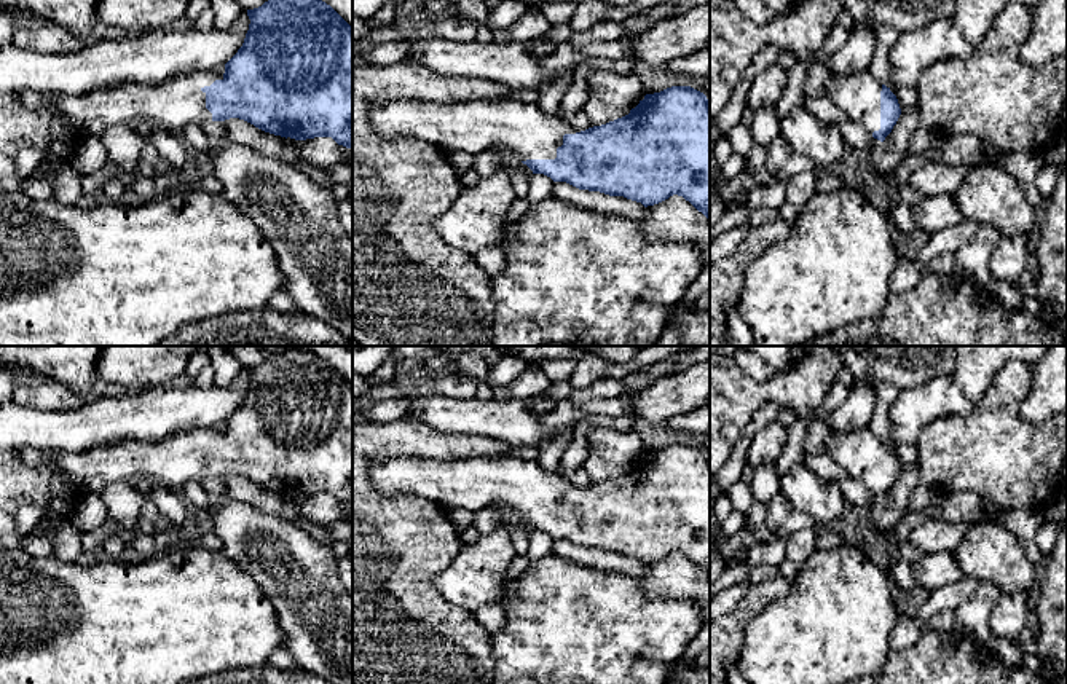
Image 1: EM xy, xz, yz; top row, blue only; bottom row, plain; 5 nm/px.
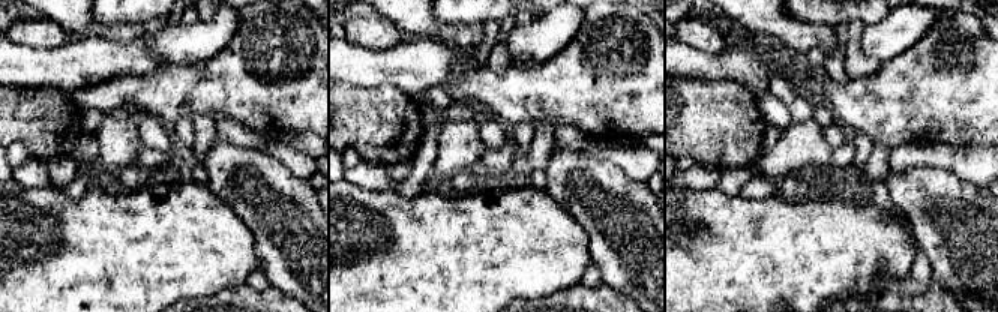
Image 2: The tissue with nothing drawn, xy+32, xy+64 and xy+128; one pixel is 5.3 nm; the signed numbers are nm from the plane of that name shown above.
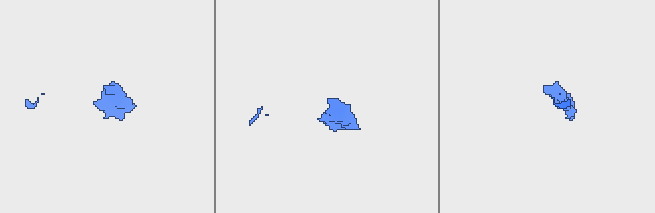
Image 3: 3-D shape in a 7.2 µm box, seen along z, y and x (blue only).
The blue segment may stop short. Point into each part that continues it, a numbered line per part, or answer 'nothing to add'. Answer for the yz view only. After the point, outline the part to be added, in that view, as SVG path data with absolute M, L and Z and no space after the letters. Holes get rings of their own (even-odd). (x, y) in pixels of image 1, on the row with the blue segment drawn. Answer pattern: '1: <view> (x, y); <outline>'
1: yz (857, 96); M858 72L847 77L831 77L826 94L848 120L872 134L880 129L880 91L871 73Z

